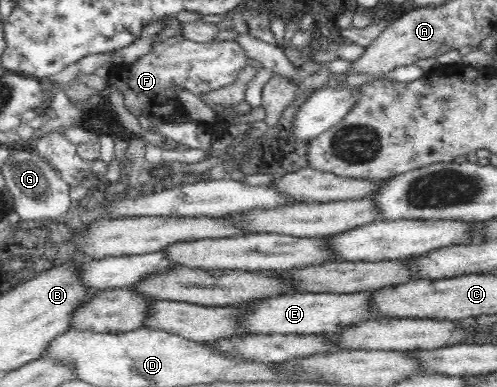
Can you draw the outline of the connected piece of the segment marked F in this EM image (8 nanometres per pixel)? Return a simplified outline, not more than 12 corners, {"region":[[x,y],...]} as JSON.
{"region":[[178,35],[108,81],[152,126],[186,113],[174,92],[232,85],[248,54],[236,40]]}

